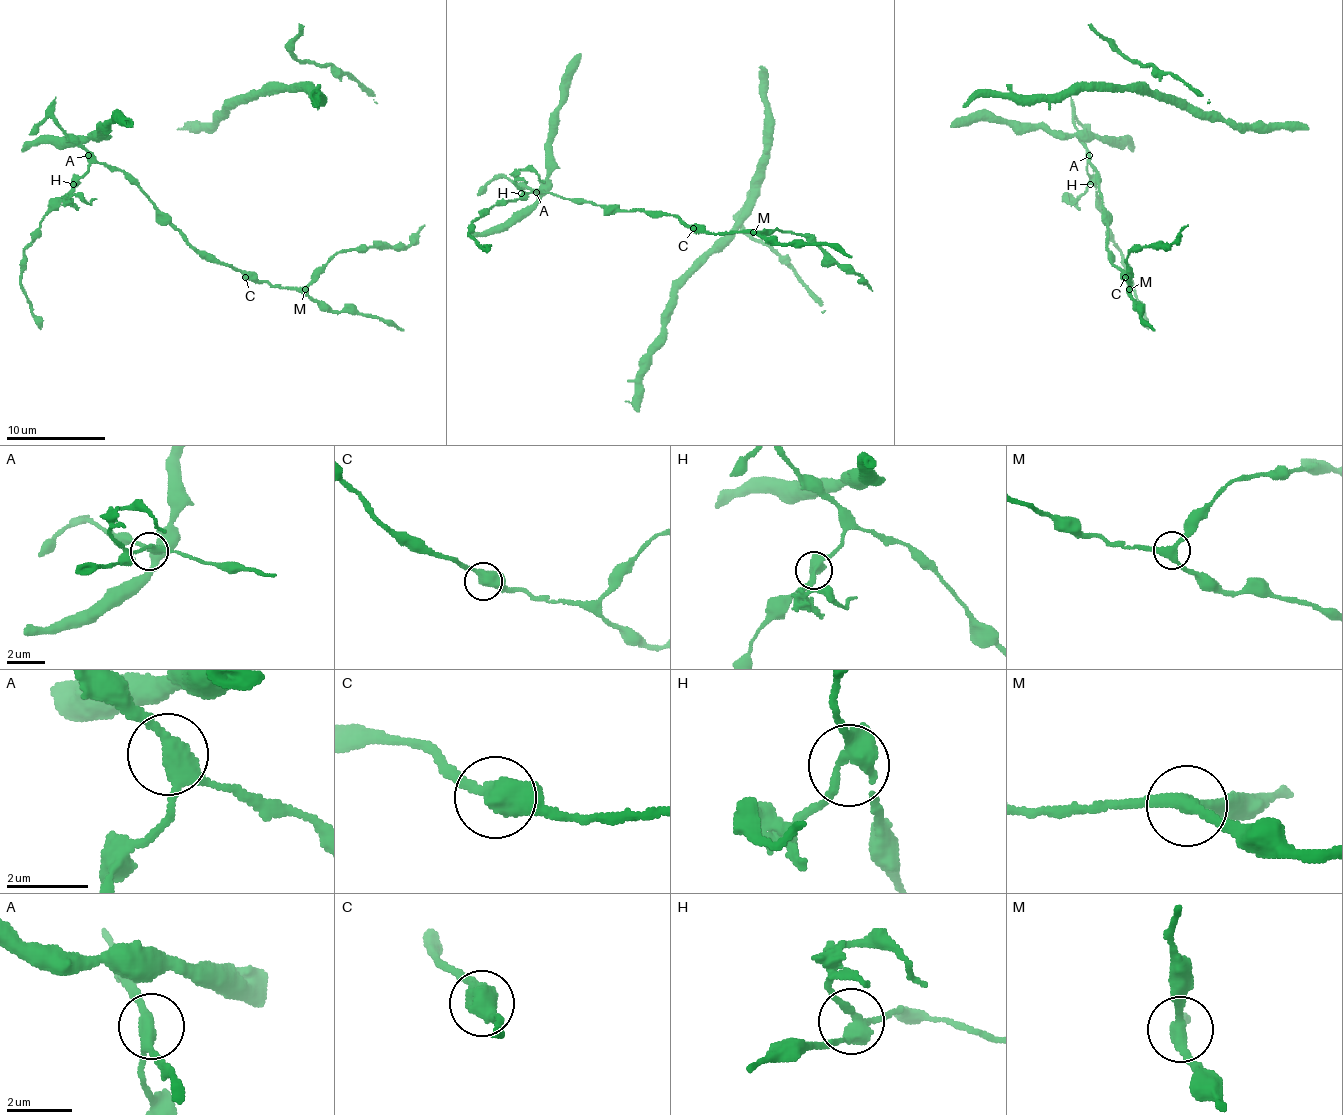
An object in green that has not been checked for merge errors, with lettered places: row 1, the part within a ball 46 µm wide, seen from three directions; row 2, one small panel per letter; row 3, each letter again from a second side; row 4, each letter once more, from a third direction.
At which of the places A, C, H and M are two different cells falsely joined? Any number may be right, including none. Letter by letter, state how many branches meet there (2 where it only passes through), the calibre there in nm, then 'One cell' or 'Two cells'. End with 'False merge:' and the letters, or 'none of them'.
A: Branches: 3. Thickness 320 nm. One cell
C: Branches: 3. Thickness 420 nm. One cell
H: Branches: 3. Thickness 360 nm. One cell
M: Branches: 3. Thickness 320 nm. One cell
False merge: none of them

